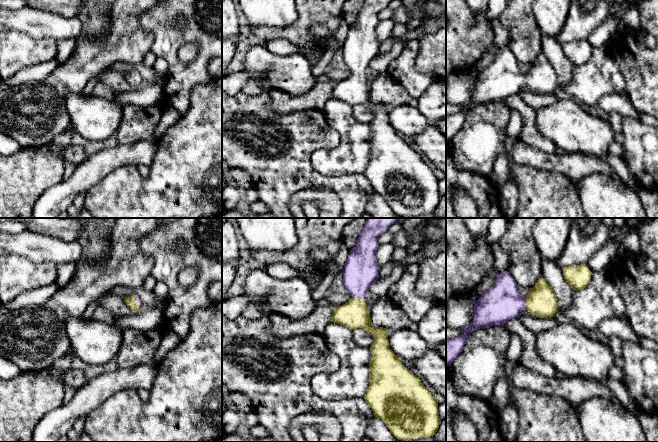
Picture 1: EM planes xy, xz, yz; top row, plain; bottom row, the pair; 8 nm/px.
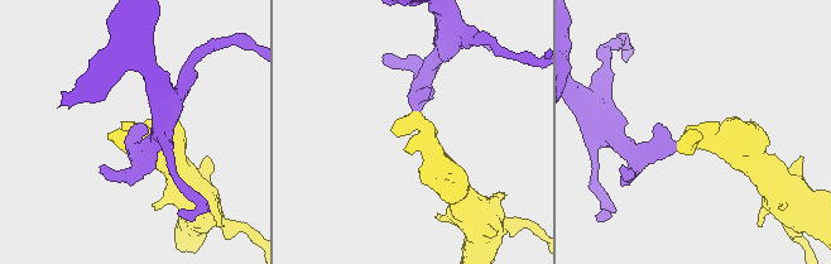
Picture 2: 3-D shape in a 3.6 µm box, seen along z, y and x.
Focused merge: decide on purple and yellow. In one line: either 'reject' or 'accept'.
accept

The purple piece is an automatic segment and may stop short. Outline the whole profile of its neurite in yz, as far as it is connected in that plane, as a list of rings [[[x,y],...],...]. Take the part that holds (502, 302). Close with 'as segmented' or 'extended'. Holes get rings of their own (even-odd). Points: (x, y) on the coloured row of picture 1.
[[[500,272],[496,276],[494,285],[474,303],[474,319],[466,327],[462,328],[462,334],[446,340],[446,366],[450,366],[457,356],[462,352],[468,336],[480,328],[490,328],[493,325],[504,325],[513,318],[519,318],[523,309],[527,309],[529,314],[540,318],[553,317],[557,311],[557,298],[552,287],[541,276],[535,286],[524,297],[518,290],[518,285],[512,275]]]; extended

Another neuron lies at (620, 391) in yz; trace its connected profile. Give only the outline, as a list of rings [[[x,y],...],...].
[[[612,378],[595,381],[599,384],[608,387],[615,394],[616,399],[623,405],[625,409],[635,414],[639,413],[639,410],[632,402],[626,387],[620,381]]]

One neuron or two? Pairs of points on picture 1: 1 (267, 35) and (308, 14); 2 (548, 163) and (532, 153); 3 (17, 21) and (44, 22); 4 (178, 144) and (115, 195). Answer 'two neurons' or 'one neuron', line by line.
1: one neuron
2: one neuron
3: one neuron
4: one neuron

